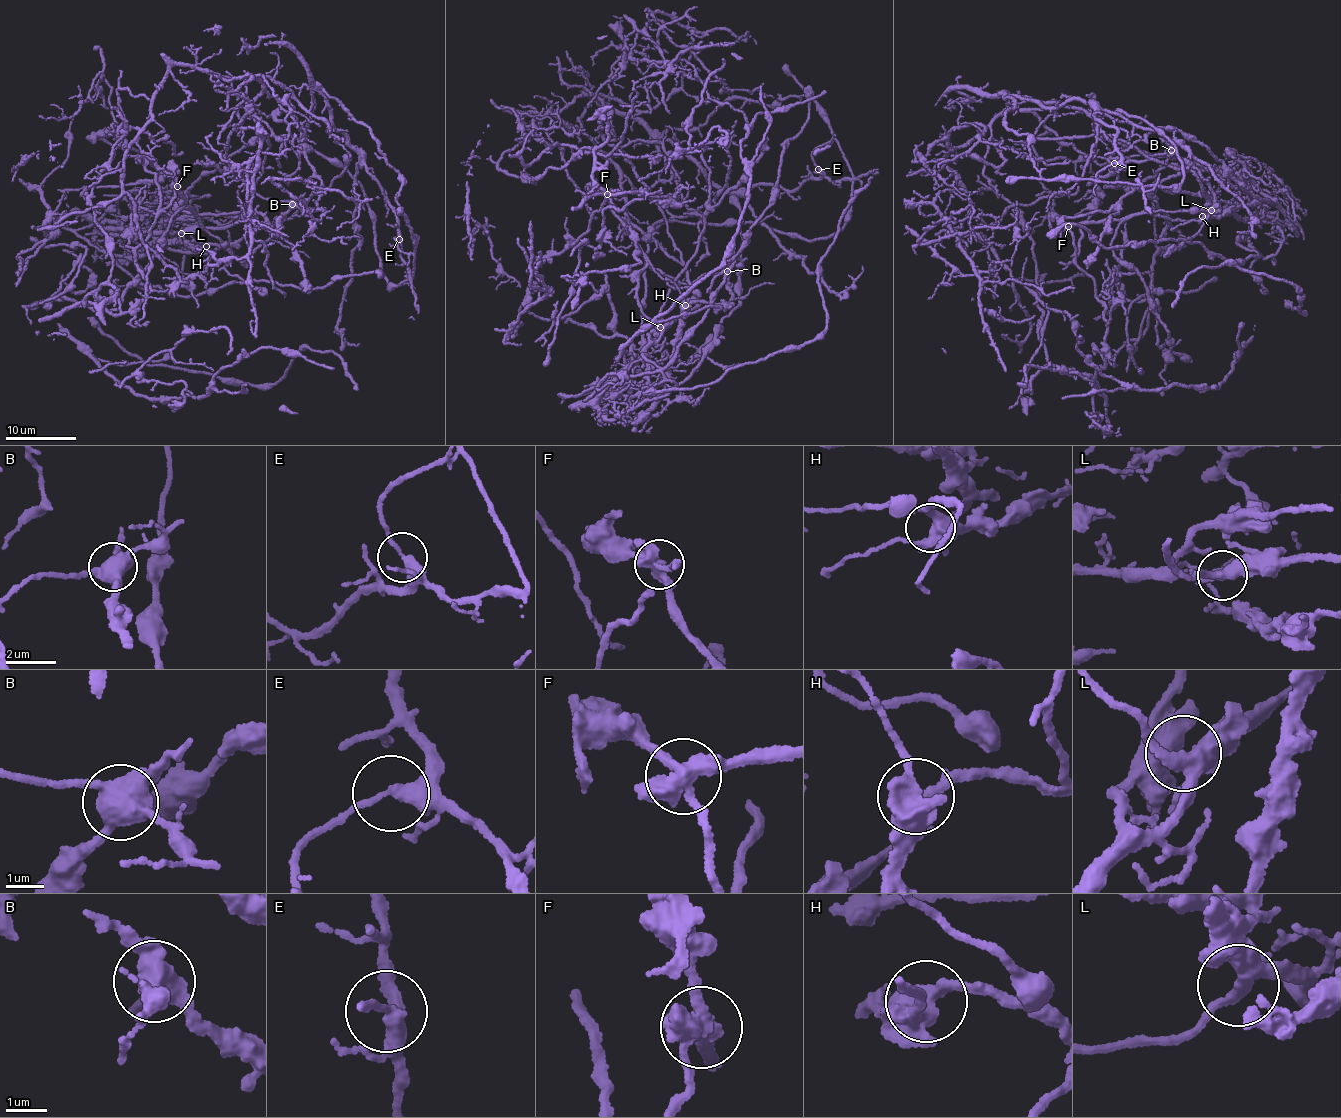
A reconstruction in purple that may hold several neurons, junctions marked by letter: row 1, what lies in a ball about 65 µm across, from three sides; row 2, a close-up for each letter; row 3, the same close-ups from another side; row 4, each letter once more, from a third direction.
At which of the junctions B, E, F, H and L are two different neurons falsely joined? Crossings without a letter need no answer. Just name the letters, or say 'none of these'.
B, E, F

